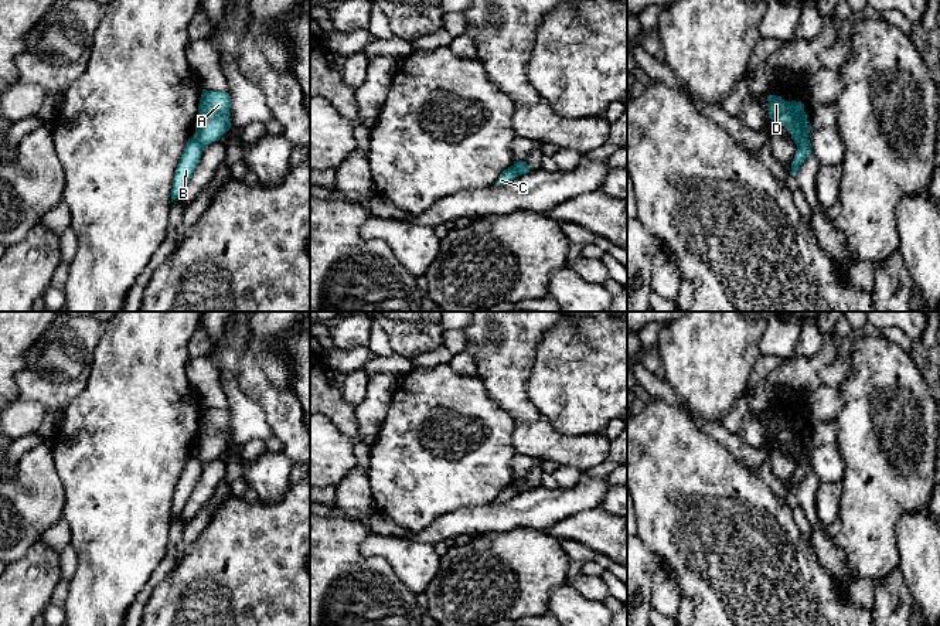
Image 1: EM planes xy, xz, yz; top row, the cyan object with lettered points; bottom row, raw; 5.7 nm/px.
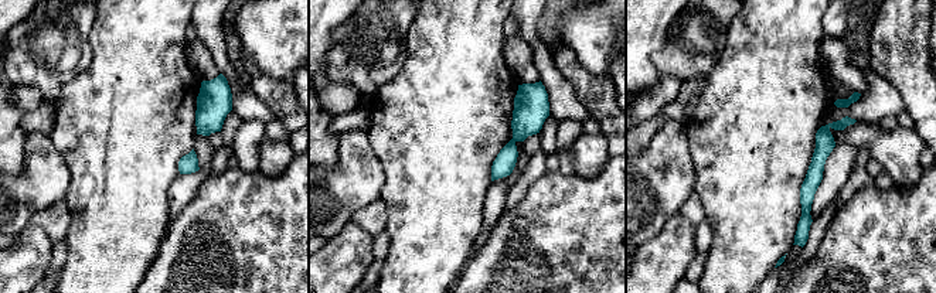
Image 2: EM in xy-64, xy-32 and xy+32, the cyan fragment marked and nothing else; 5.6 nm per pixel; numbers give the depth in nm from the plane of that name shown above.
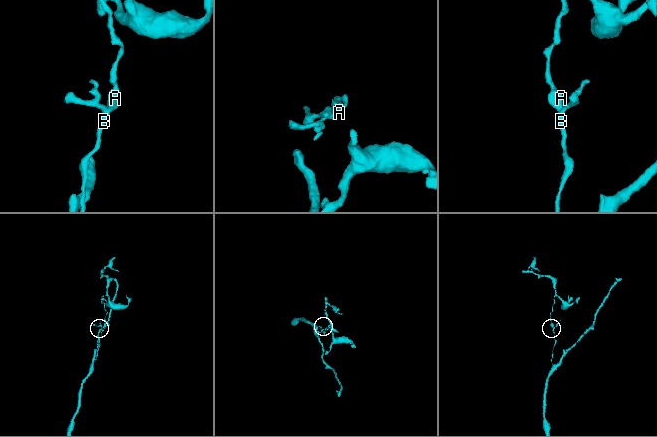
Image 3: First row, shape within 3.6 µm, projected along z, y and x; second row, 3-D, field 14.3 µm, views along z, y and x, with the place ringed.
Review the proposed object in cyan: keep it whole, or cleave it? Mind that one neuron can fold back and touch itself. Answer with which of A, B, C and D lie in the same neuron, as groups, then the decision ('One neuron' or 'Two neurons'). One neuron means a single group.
Groups: A D / B C. Two neurons

